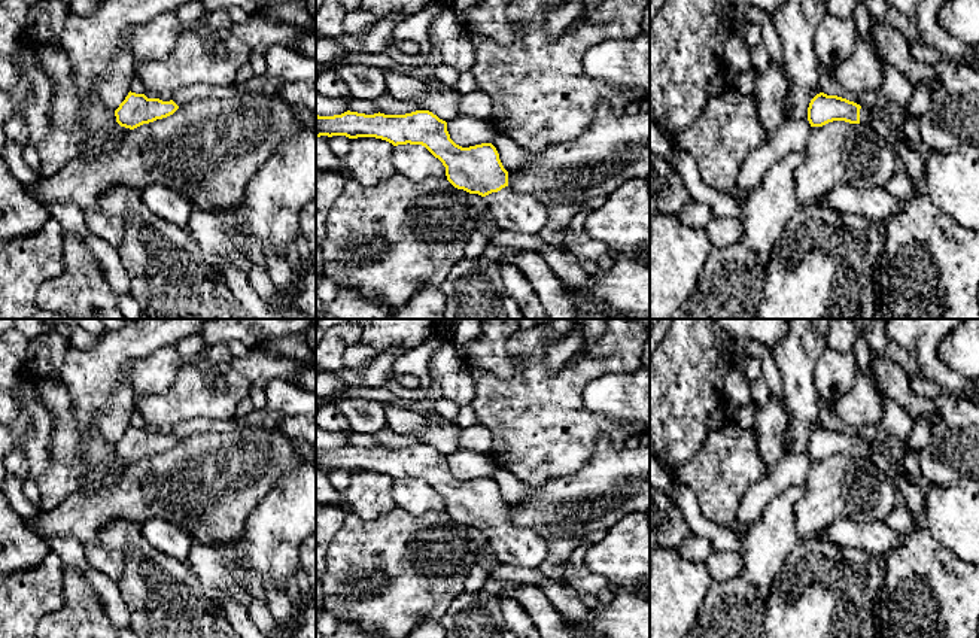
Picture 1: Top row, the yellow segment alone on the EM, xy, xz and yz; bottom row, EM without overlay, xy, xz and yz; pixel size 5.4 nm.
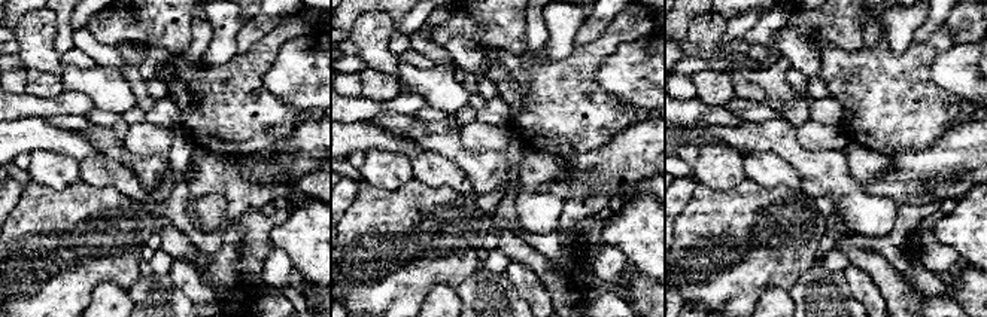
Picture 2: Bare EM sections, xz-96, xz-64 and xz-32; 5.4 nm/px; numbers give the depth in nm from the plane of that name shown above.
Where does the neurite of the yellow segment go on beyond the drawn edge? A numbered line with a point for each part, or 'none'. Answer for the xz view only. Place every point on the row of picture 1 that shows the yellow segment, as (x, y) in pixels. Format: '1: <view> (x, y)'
1: xz (525, 213)

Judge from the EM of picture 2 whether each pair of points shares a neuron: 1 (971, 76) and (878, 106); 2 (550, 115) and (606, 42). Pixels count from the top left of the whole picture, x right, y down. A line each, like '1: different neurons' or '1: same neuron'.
1: different neurons
2: same neuron

